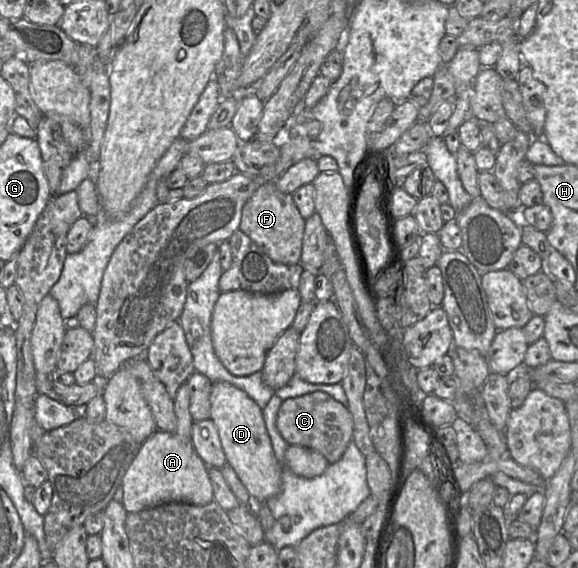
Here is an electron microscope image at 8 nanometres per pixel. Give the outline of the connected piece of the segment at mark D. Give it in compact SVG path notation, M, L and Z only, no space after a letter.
M212 382L210 419L214 422L227 463L235 470L258 504L278 495L282 466L278 462L266 429L262 409L243 390L227 382Z

